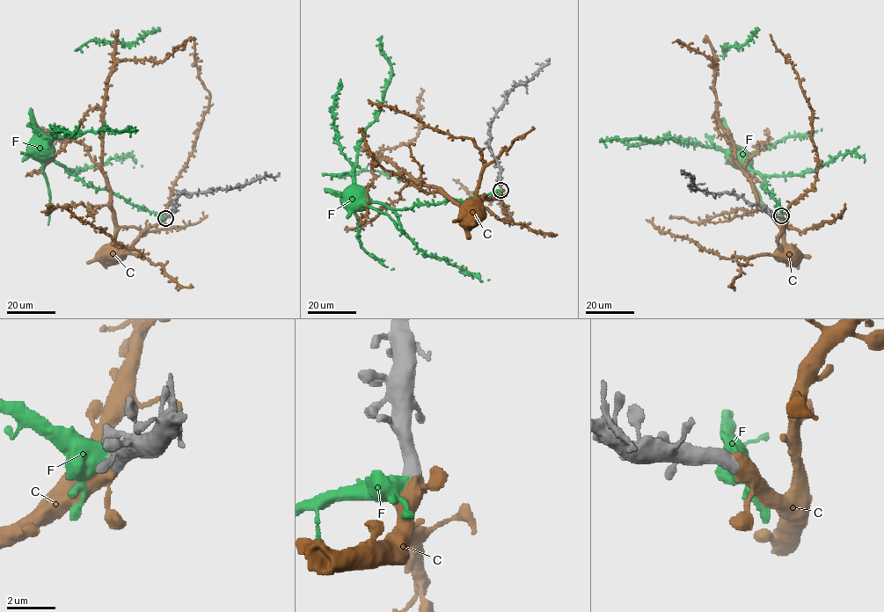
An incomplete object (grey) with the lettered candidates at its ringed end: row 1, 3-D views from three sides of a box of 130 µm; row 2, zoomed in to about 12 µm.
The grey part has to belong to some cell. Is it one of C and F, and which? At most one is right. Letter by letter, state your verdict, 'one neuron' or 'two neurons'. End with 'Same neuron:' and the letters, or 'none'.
C: one neuron
F: two neurons
Same neuron: C

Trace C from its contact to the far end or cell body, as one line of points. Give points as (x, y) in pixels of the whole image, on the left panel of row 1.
C: (165, 217), (149, 226), (126, 249), (113, 245), (111, 245), (112, 248)

